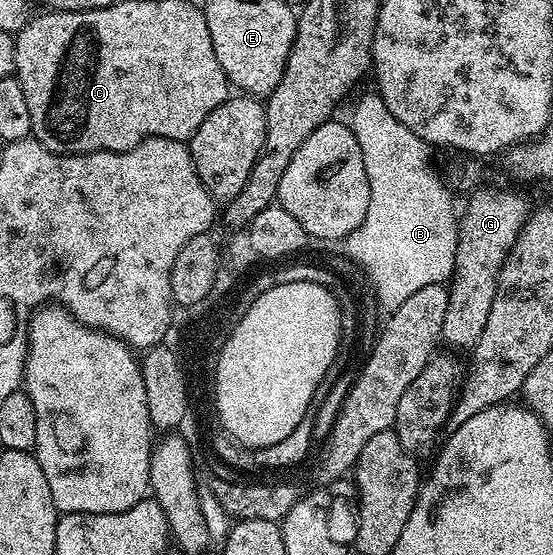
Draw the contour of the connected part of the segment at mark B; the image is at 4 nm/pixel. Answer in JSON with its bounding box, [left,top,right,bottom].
[342,93,460,313]

